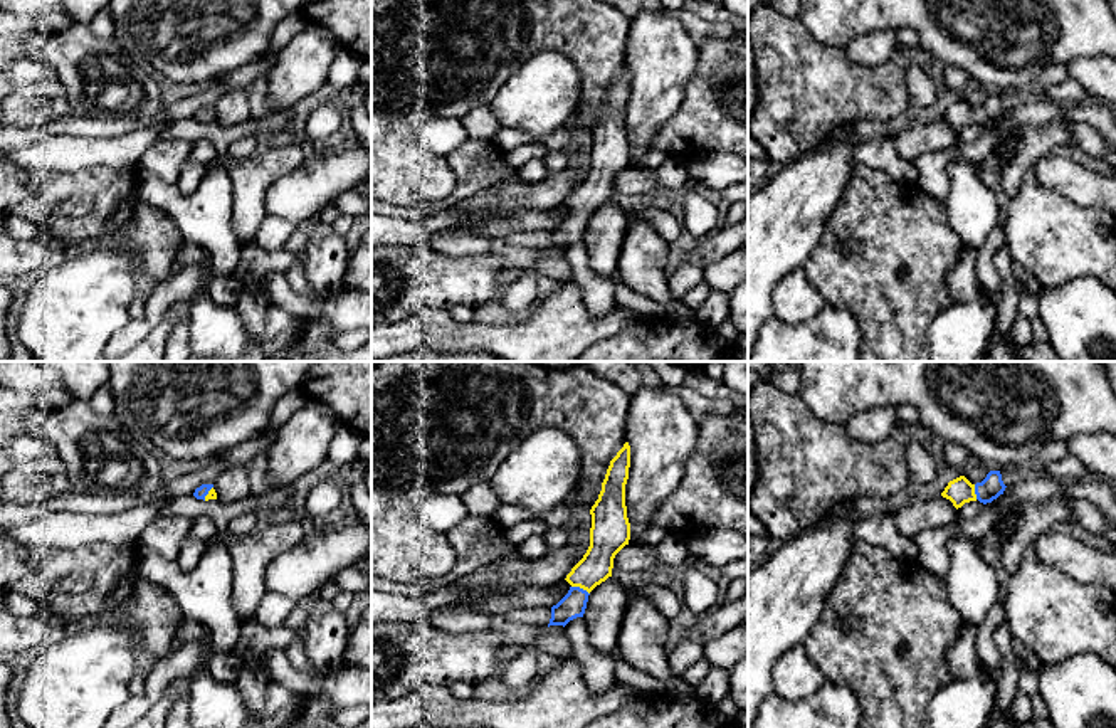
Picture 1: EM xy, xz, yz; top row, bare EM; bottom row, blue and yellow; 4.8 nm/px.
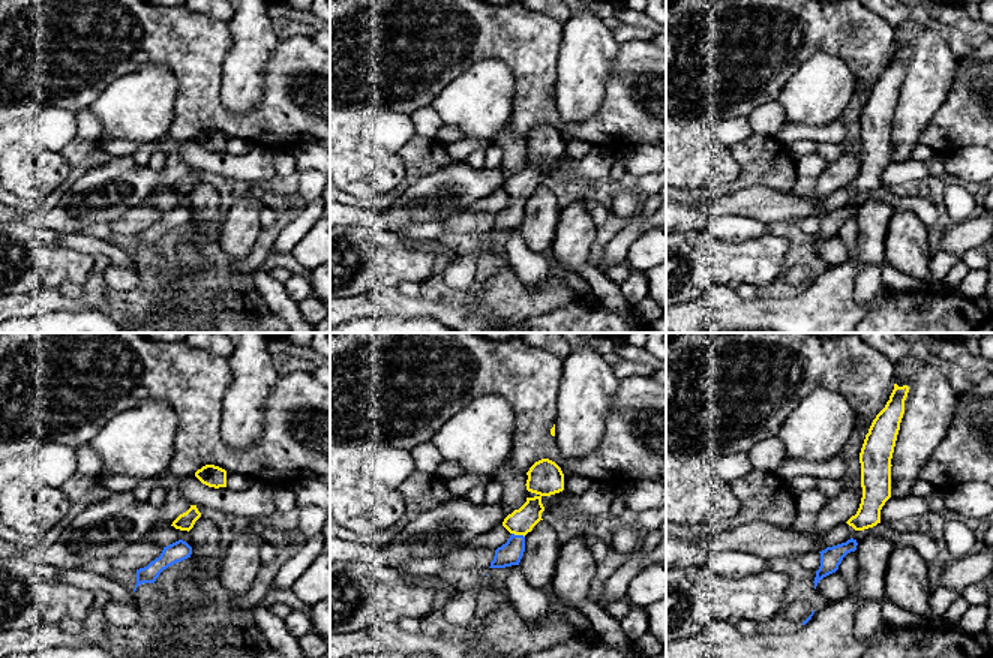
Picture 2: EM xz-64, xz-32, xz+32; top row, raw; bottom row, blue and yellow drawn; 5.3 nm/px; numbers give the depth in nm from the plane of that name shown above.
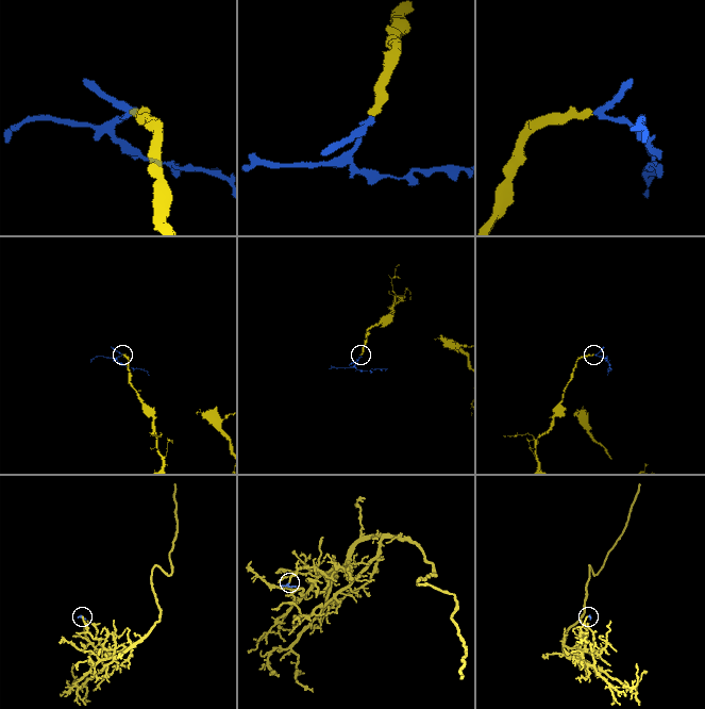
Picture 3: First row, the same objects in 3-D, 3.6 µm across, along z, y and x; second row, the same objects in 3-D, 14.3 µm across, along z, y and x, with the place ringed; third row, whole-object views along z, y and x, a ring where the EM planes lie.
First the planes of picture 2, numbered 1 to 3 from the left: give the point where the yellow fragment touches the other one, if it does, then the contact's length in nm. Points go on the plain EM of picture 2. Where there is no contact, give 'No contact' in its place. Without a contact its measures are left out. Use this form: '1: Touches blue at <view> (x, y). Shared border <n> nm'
1: No contact
2: Touches blue at xz-32 (518, 200). Shared border 80 nm
3: No contact

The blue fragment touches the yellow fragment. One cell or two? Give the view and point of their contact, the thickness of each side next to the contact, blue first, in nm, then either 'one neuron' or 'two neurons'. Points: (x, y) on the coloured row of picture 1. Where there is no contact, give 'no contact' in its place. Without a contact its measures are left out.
xz (579, 587) | 120/160 nm | one neuron

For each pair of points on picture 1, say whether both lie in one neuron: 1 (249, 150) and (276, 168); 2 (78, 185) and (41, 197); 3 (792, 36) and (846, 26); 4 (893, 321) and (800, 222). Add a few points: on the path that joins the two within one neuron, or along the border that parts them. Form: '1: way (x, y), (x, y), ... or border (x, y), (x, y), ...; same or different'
1: border (257, 152), (232, 162); different
2: way (69, 194), (66, 197), (49, 197); same
3: border (802, 17), (802, 24), (819, 41), (844, 51); different
4: border (836, 205), (817, 246), (802, 268); different

